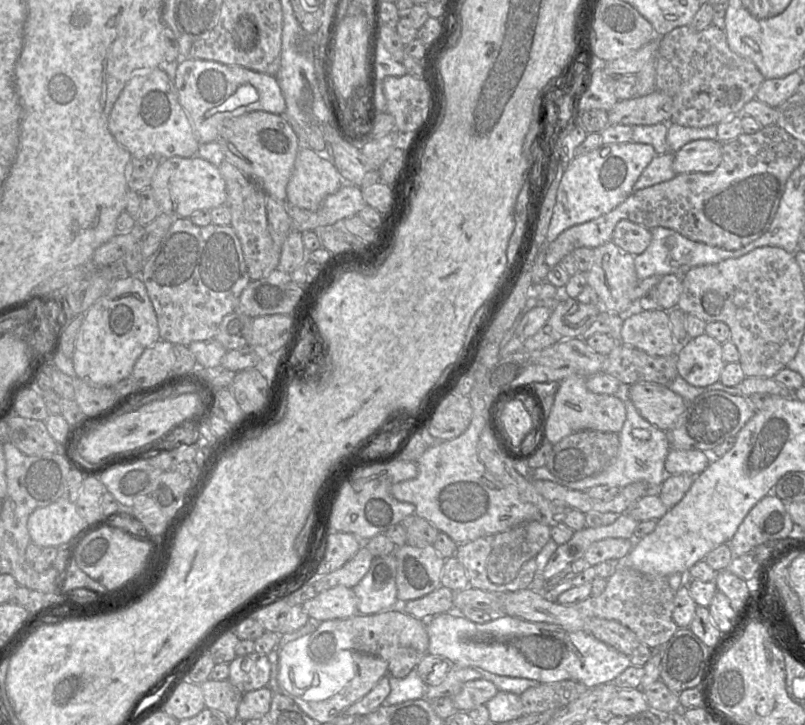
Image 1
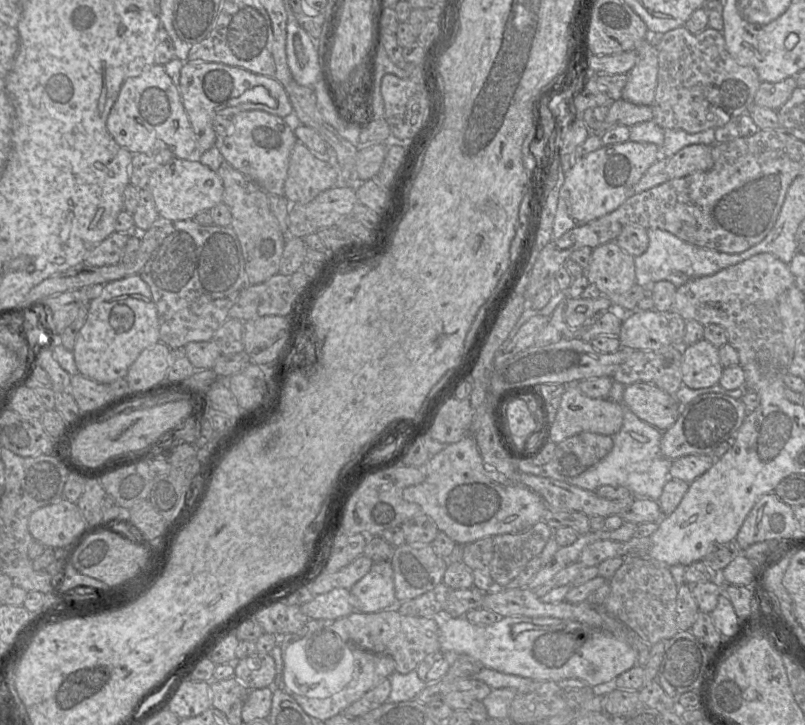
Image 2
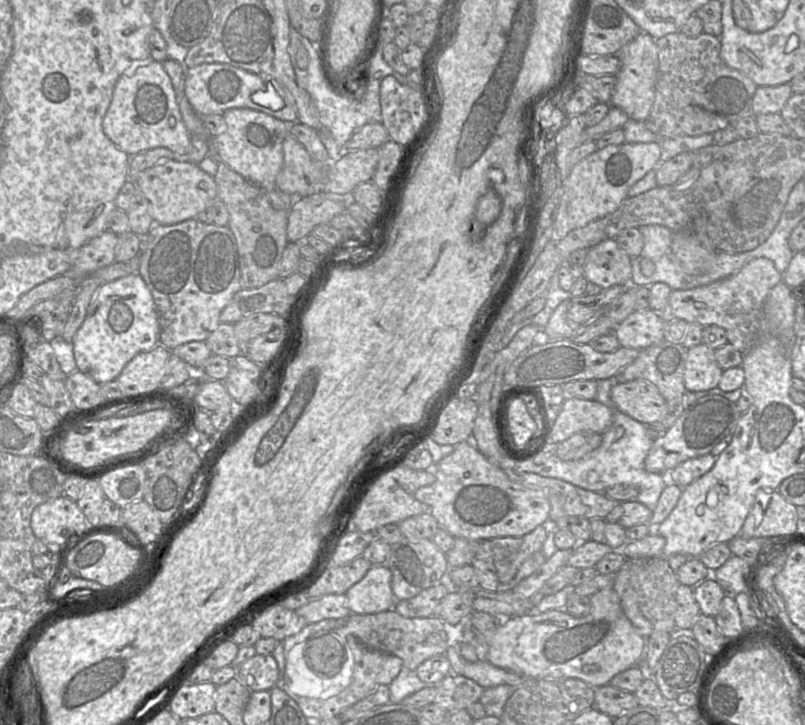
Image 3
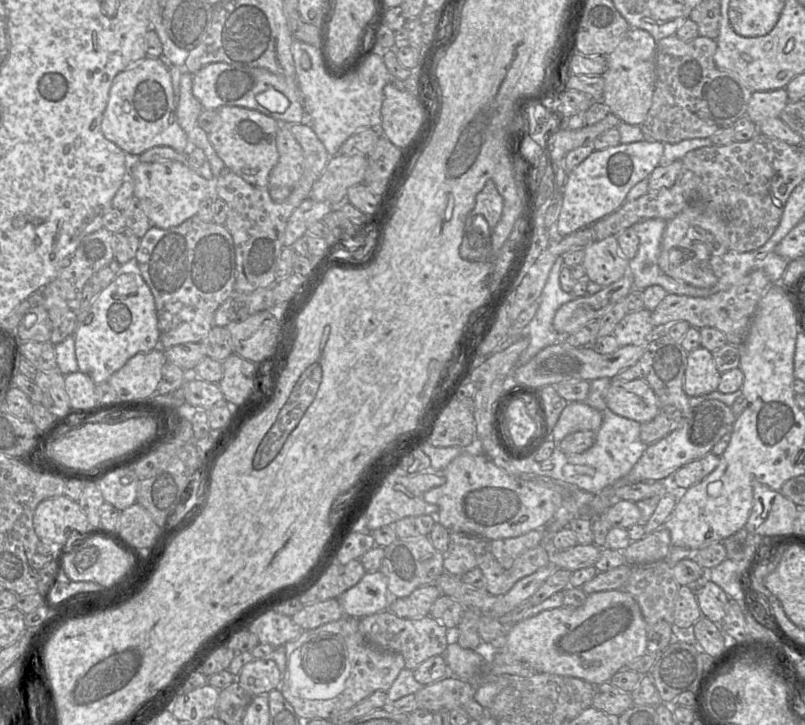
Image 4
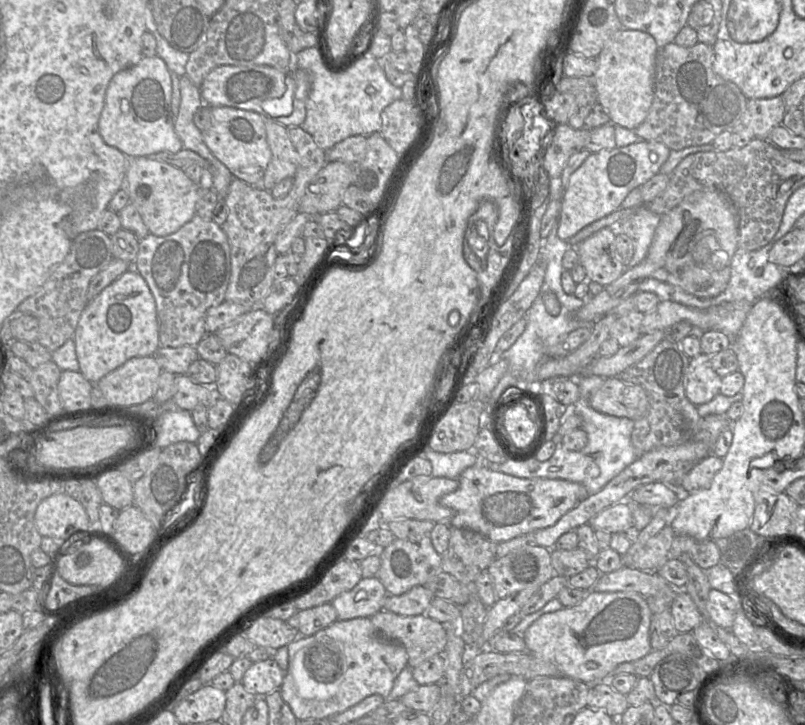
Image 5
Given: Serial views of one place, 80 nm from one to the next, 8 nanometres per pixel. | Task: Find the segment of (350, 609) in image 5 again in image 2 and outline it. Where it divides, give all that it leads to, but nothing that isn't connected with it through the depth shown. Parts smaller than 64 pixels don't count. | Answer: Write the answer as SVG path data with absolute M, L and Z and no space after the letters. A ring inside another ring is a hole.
M390 561L374 562L370 571L350 590L355 611L375 613L396 607L394 570Z

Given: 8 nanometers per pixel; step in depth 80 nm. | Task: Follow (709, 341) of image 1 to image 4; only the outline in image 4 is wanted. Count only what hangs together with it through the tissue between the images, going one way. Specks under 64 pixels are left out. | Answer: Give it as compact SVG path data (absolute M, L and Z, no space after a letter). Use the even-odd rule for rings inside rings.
M700 346L689 352L684 372L683 389L688 397L701 396L718 390L721 373L712 352Z

